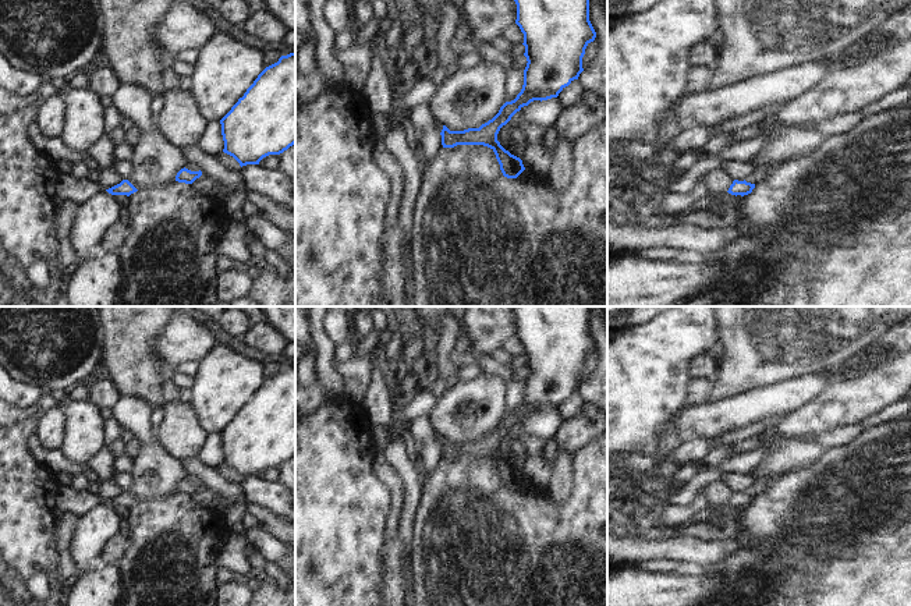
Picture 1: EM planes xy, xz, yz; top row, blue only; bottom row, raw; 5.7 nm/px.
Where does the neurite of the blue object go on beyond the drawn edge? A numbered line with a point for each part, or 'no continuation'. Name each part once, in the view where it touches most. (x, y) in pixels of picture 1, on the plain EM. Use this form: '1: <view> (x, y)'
no continuation

